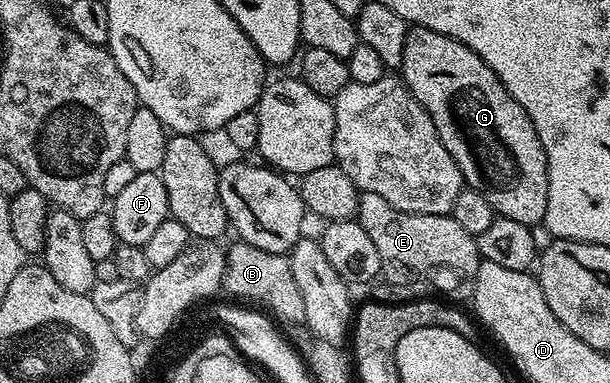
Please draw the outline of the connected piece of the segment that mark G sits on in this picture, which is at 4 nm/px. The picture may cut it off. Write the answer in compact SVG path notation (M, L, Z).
M410 26L405 32L403 45L403 61L399 68L400 78L409 92L427 109L431 121L435 125L435 133L439 133L439 141L443 141L443 149L451 153L455 165L459 165L461 175L465 179L465 187L473 187L487 201L491 201L494 212L502 219L519 221L523 225L536 228L544 224L549 200L549 166L547 153L539 141L539 133L535 131L535 123L507 93L503 81L467 45L447 37L443 33L435 33L435 29Z

